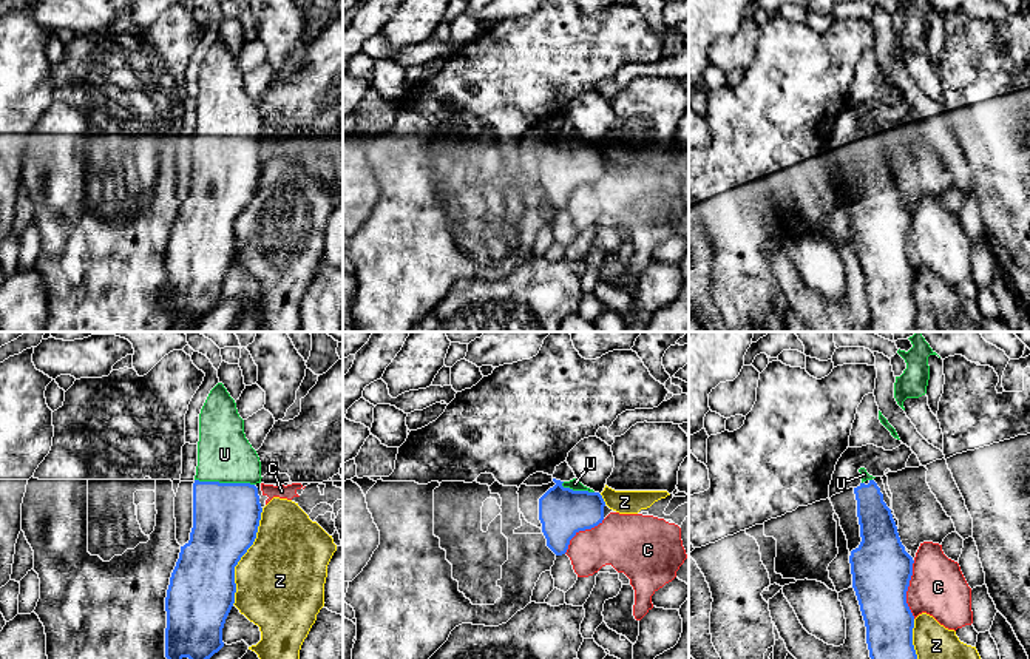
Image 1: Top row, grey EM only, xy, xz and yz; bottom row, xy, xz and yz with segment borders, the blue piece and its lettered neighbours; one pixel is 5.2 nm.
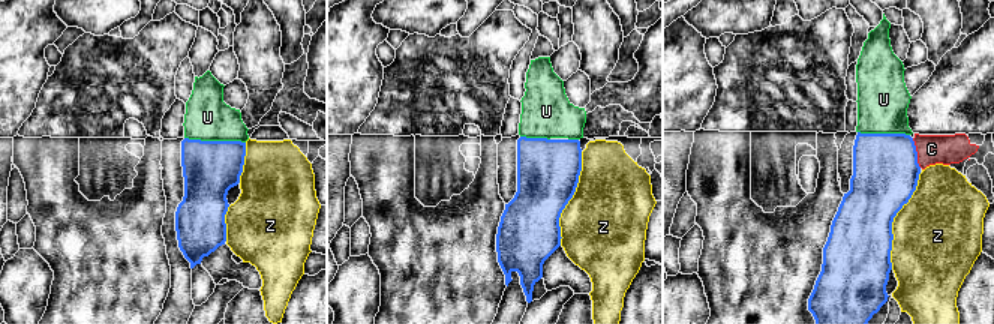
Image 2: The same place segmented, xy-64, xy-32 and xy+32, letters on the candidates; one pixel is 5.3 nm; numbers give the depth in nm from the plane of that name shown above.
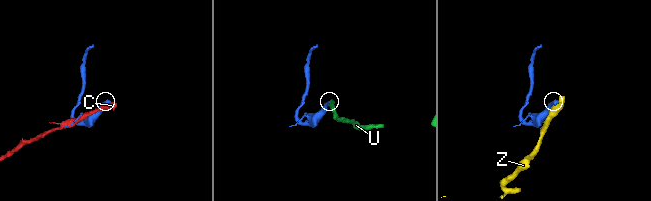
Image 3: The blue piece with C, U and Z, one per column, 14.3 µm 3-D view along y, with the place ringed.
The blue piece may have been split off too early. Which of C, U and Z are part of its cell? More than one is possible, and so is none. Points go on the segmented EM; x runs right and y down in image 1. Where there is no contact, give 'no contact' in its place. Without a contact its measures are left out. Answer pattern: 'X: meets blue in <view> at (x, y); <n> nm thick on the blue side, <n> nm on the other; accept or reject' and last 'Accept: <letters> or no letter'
C: meets blue in yz at (907, 590); 320 nm thick on the blue side, 300 nm on the other; reject
U: meets blue in xy at (224, 483); 360 nm thick on the blue side, 280 nm on the other; accept
Z: meets blue in xy at (243, 554); 360 nm thick on the blue side, 460 nm on the other; reject
Accept: U

